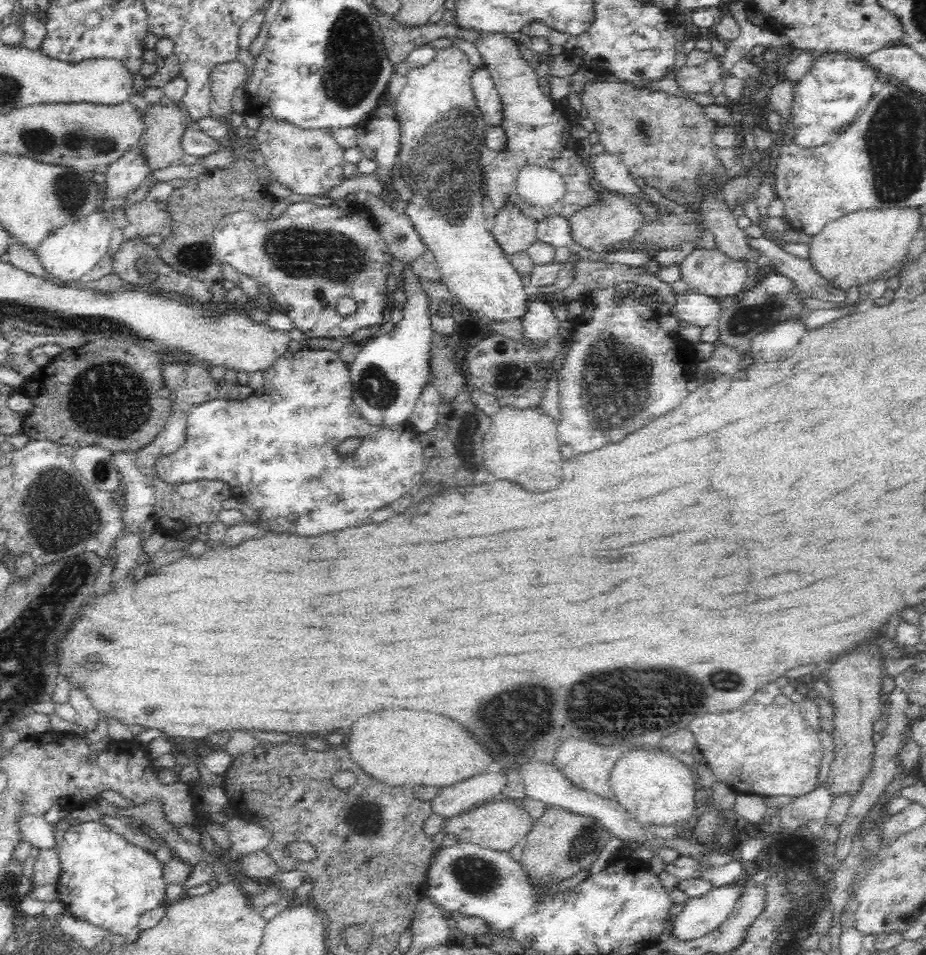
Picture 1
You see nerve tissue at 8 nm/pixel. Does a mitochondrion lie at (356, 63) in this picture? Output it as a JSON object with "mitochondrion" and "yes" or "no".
{"mitochondrion":"yes"}

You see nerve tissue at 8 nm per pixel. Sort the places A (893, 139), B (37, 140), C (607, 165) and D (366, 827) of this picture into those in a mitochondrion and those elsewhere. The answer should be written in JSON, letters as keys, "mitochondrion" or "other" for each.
{"A":"mitochondrion","B":"mitochondrion","C":"other","D":"mitochondrion"}

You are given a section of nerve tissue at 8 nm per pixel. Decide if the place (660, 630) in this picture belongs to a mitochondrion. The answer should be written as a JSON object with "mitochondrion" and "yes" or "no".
{"mitochondrion":"no"}

